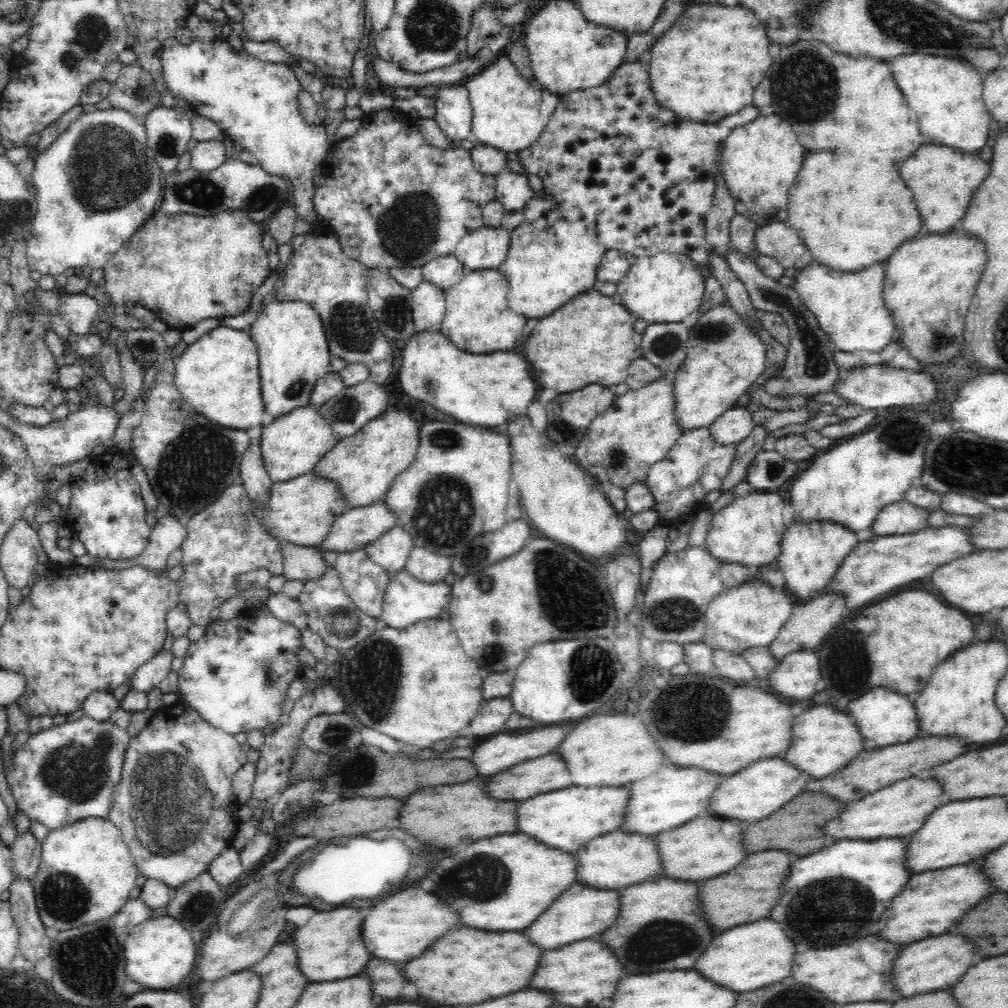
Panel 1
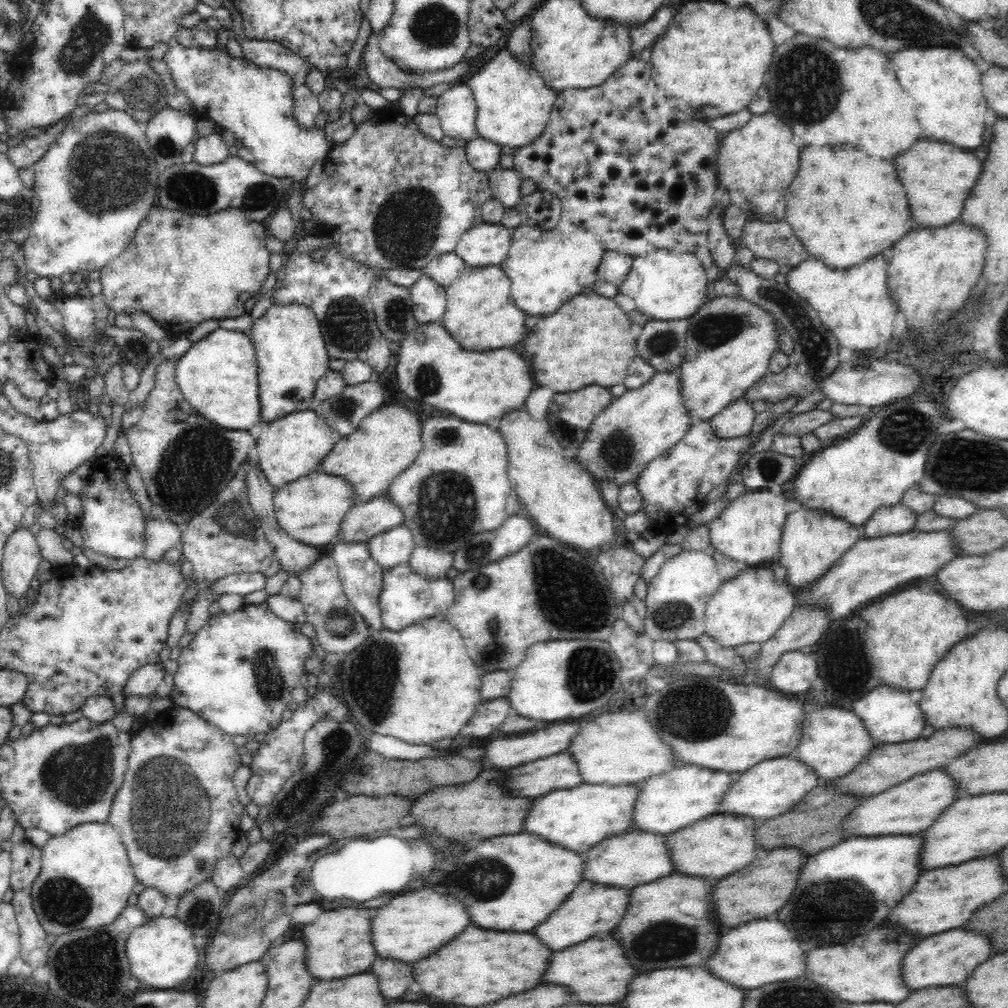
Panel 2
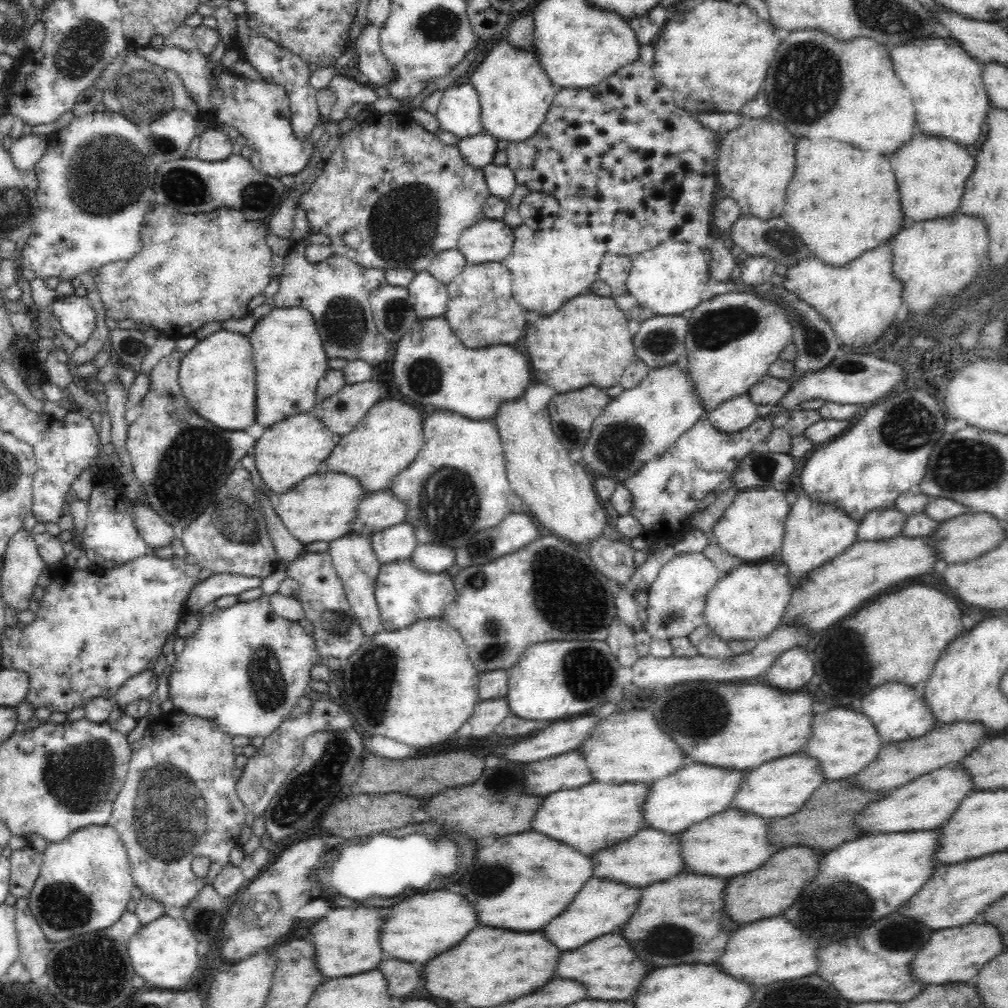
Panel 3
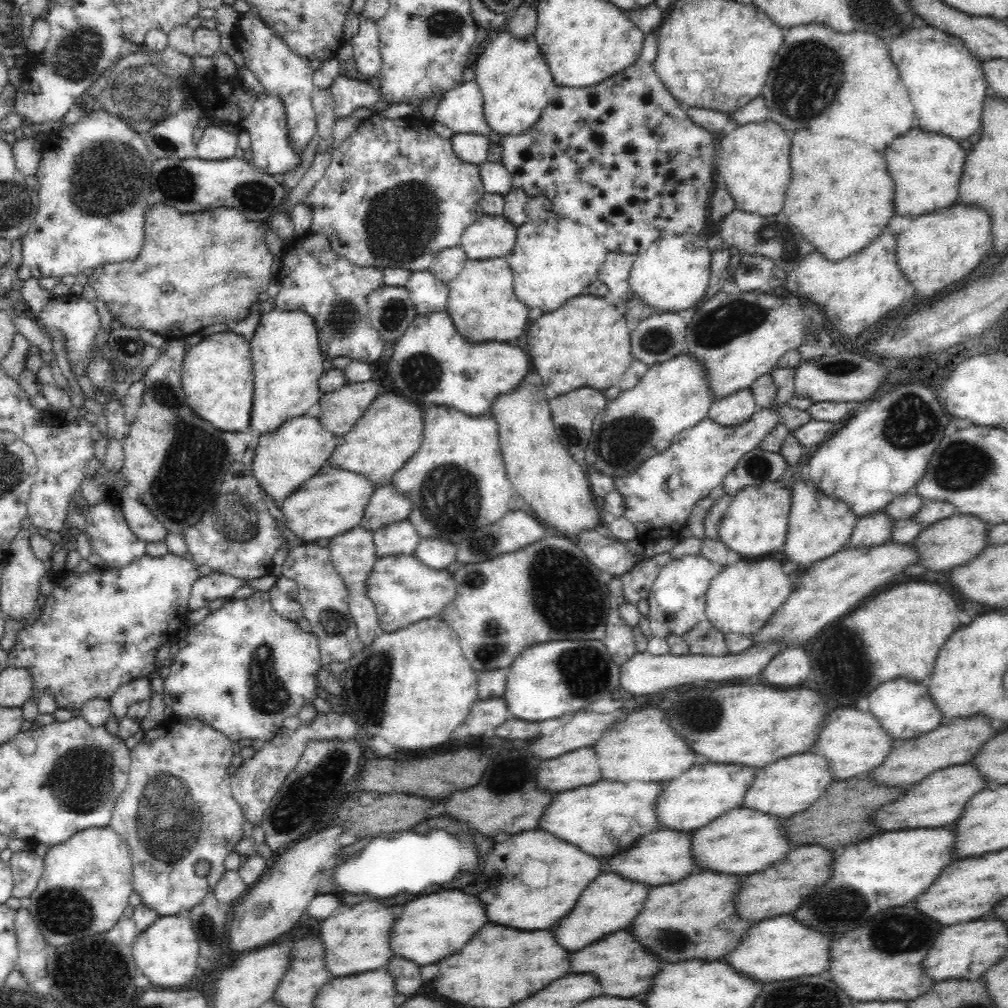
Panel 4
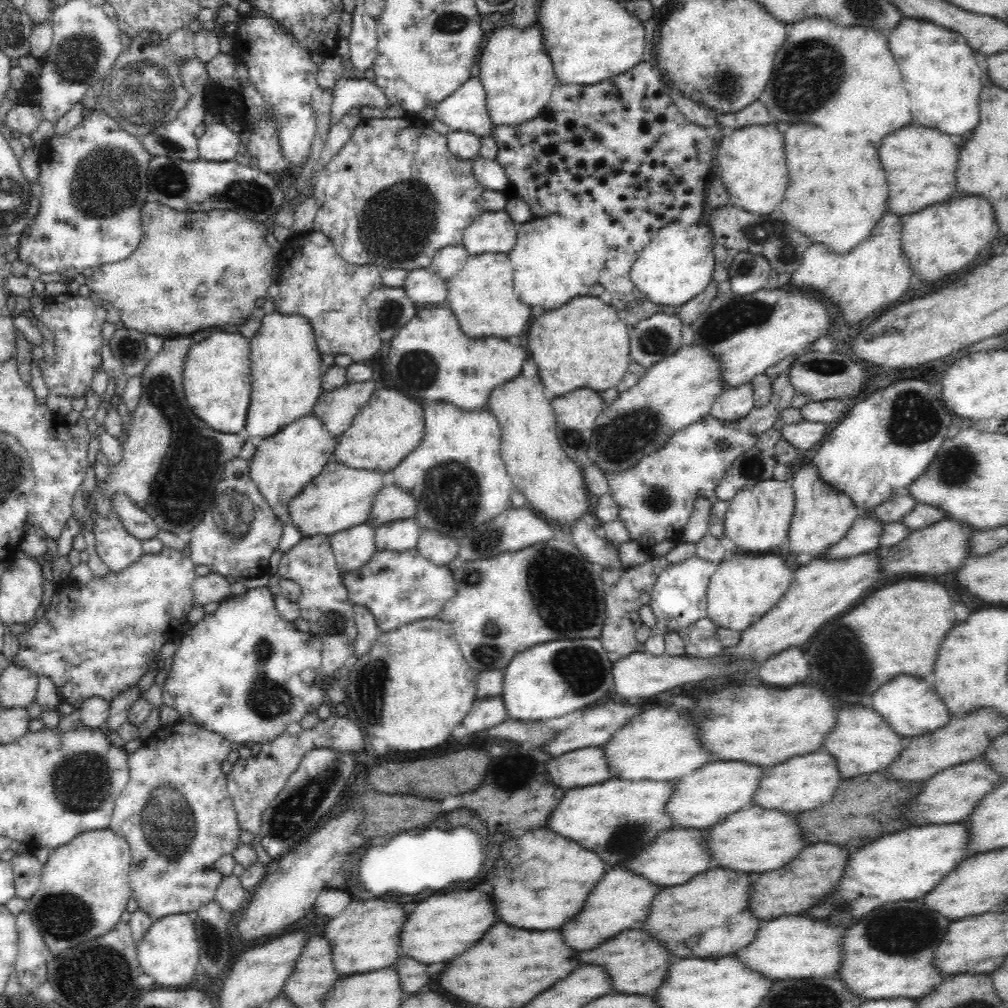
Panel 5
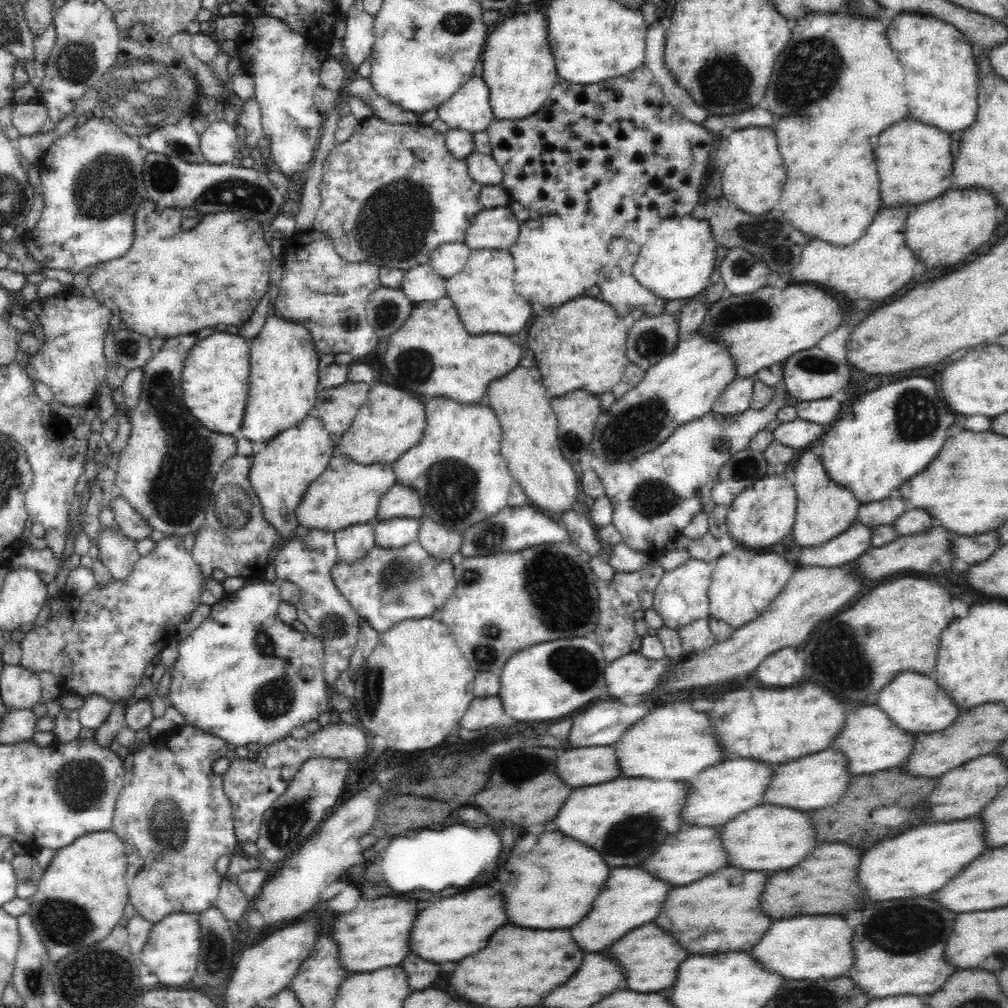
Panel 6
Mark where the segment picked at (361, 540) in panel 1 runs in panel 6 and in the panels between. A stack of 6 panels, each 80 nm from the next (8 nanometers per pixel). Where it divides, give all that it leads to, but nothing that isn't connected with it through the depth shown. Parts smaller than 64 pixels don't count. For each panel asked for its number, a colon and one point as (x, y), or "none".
2: (366, 519)
3: (378, 511)
4: (386, 506)
5: (393, 502)
6: (401, 501)

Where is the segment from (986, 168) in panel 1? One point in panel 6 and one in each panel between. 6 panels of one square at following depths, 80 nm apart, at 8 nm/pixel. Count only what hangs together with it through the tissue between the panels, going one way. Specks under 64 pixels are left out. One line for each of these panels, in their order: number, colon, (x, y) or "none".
2: (937, 177)
3: (930, 172)
4: (925, 167)
5: (920, 163)
6: (913, 159)

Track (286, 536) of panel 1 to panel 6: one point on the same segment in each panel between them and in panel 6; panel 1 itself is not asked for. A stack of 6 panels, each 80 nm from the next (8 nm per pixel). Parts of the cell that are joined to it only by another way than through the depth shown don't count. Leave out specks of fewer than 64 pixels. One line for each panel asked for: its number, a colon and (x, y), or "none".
2: (312, 510)
3: (322, 507)
4: (333, 501)
5: (340, 497)
6: (347, 493)

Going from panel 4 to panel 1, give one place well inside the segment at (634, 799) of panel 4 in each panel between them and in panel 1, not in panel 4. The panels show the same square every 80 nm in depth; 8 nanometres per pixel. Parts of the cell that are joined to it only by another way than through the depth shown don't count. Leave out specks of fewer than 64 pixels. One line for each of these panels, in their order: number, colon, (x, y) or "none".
1: (567, 819)
2: (578, 819)
3: (595, 816)

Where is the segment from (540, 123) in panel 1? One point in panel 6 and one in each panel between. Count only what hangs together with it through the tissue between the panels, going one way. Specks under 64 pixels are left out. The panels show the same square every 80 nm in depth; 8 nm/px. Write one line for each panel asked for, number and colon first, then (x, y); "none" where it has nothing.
2: (514, 103)
3: (515, 92)
4: (516, 83)
5: (516, 71)
6: (519, 68)

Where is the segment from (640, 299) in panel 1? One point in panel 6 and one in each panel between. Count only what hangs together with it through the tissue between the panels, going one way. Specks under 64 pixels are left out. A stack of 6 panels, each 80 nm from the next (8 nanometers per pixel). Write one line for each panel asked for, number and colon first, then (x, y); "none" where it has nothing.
2: (666, 284)
3: (669, 278)
4: (674, 272)
5: (676, 265)
6: (677, 260)

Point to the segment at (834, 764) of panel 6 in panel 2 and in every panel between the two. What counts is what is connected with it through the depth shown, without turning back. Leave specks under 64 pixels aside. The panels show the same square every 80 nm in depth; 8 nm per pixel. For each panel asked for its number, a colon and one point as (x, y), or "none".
2: (771, 788)
3: (779, 788)
4: (790, 785)
5: (802, 783)

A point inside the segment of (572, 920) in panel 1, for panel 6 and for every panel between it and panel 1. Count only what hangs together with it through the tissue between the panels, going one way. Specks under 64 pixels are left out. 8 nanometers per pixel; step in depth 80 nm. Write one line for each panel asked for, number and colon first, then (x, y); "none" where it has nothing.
2: (593, 908)
3: (603, 905)
4: (612, 902)
5: (621, 900)
6: (632, 897)

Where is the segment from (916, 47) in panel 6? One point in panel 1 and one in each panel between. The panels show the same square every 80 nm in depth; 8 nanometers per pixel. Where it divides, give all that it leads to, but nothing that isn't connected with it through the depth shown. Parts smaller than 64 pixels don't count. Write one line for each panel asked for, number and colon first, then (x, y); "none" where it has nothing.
1: (947, 95)
2: (946, 86)
3: (950, 98)
4: (947, 94)
5: (943, 79)

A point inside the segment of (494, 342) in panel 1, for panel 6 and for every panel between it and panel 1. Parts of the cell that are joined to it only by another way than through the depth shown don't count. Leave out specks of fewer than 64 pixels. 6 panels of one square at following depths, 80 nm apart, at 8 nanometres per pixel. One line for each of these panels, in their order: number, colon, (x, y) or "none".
2: (478, 313)
3: (480, 309)
4: (481, 303)
5: (481, 295)
6: (483, 292)

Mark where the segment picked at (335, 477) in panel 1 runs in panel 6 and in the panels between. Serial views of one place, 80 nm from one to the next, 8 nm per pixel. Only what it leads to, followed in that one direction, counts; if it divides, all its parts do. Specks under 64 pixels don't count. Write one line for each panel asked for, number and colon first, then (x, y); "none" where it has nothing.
2: (387, 441)
3: (386, 440)
4: (389, 431)
5: (391, 424)
6: (391, 421)

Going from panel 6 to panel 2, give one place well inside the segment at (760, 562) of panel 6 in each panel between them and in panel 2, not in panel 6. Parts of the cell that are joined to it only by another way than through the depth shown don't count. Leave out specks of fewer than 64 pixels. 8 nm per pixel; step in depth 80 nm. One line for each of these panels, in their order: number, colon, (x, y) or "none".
2: (751, 607)
3: (746, 603)
4: (741, 597)
5: (741, 590)

